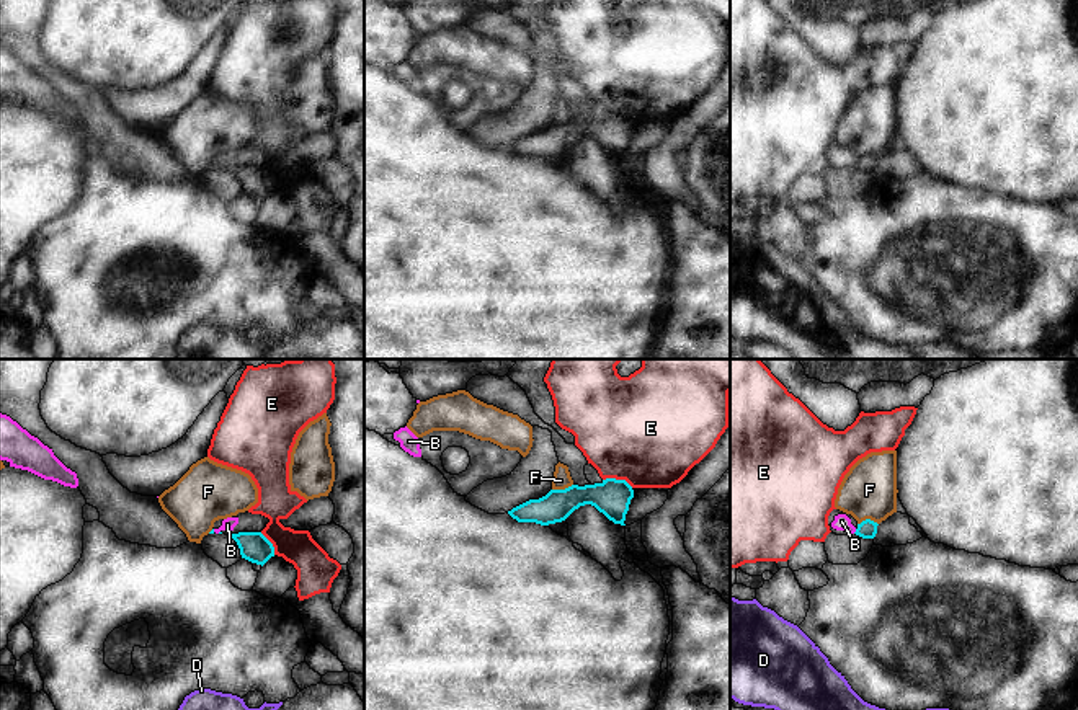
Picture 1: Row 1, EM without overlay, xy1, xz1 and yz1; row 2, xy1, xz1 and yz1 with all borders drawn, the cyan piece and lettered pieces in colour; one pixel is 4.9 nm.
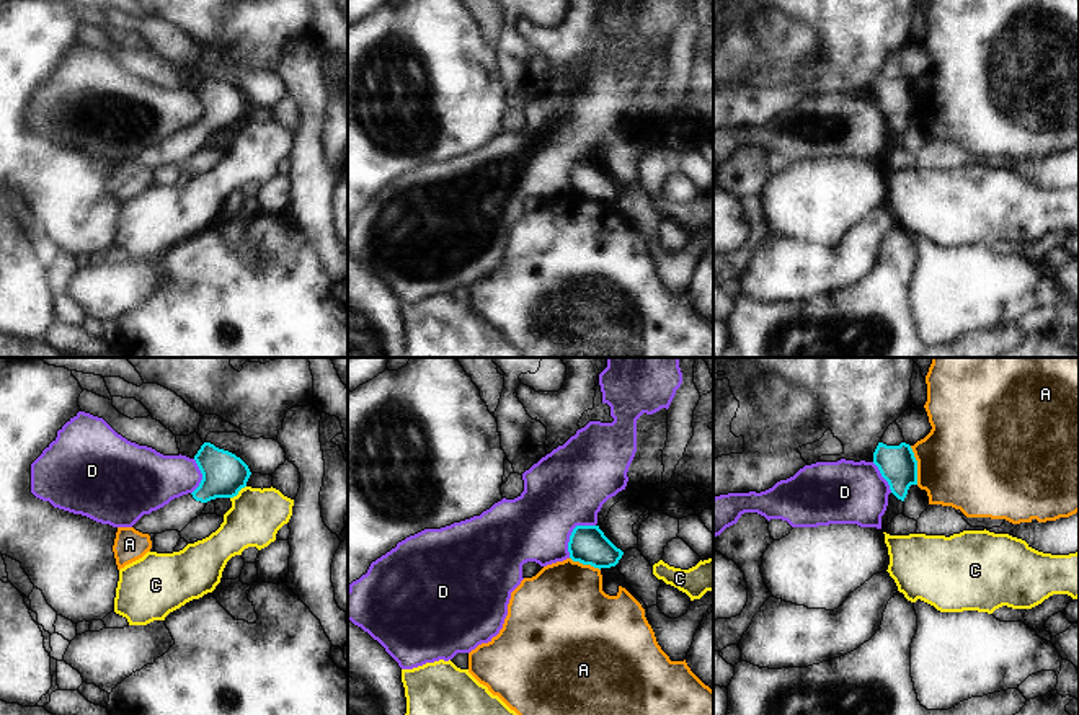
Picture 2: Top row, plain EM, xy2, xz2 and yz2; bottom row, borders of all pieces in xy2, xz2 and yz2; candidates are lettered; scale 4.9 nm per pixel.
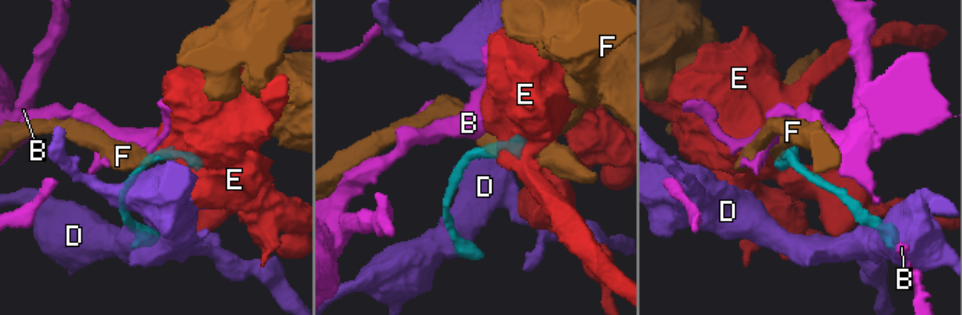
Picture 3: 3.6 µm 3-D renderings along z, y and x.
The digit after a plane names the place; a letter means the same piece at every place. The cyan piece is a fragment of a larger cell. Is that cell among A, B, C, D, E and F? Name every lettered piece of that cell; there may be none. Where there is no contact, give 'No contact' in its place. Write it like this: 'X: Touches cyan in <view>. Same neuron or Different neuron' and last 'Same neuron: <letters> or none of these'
A: Touches cyan in yz2. Different neuron
B: Touches cyan in yz1. Different neuron
C: Touches cyan in xy2. Different neuron
D: Touches cyan in xz2. Different neuron
E: Touches cyan in xz1. Different neuron
F: Touches cyan in xz1. Different neuron
Same neuron: none of these.

